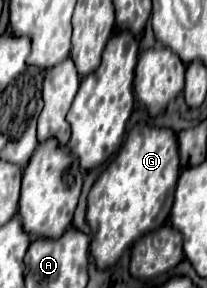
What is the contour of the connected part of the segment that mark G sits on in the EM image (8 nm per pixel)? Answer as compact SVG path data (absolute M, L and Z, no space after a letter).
M146 124L132 128L124 146L88 194L86 218L92 230L90 252L100 270L114 266L138 238L164 226L174 202L178 176L180 156L176 134L168 128L158 130Z

